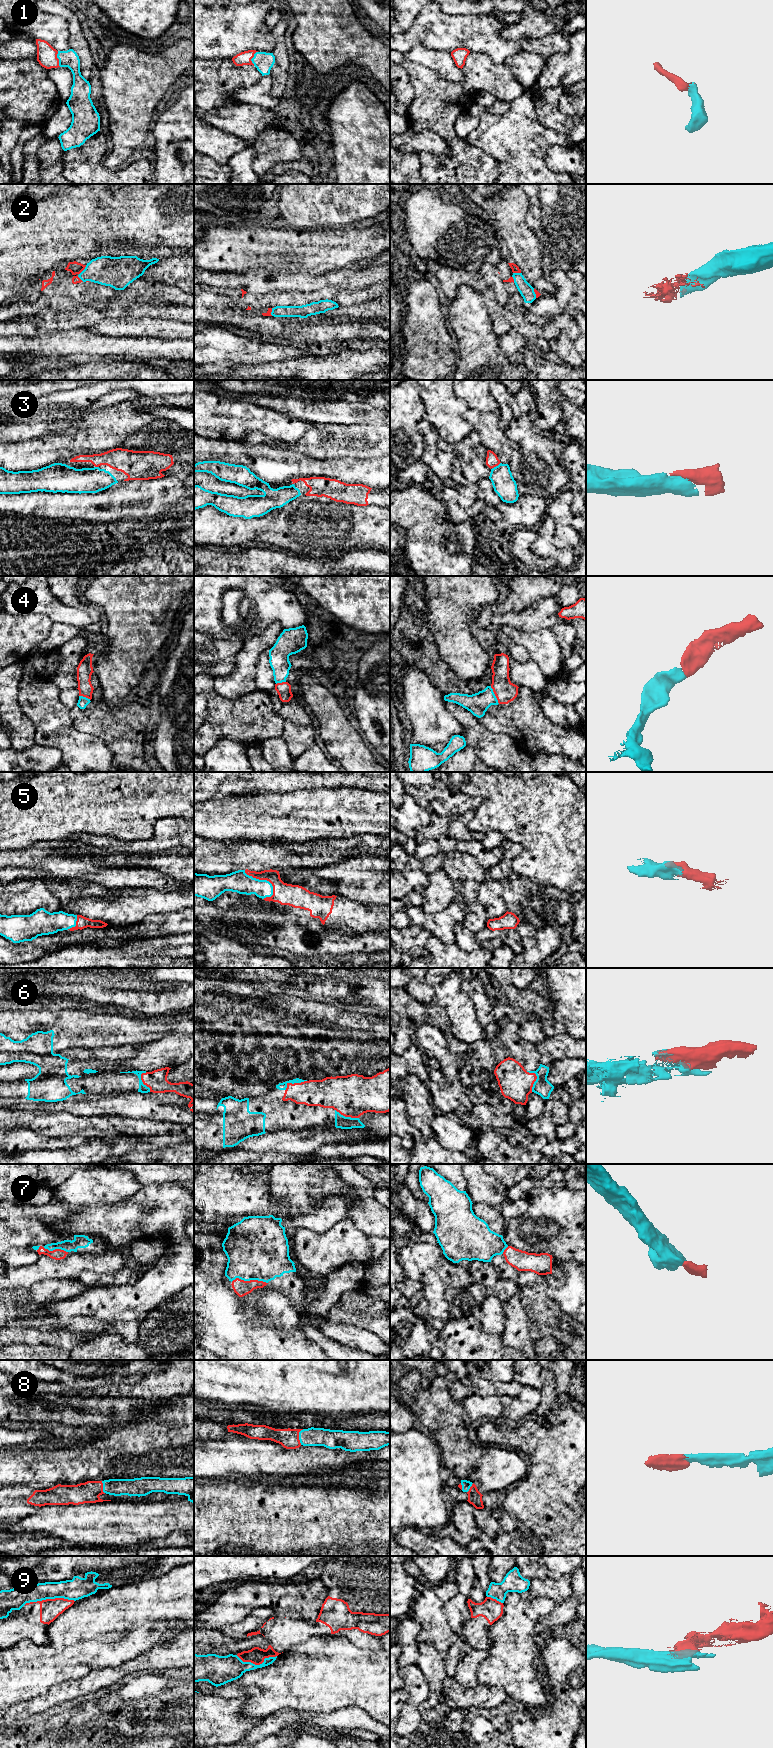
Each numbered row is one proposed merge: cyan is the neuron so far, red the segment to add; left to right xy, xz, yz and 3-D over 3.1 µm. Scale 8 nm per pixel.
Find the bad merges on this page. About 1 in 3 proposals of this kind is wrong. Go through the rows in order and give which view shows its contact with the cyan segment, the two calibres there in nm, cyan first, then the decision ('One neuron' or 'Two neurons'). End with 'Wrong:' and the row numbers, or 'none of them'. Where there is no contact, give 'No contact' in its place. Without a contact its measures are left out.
1: Touches cyan in xy. Thickness 140 nm (cyan) against 160 nm. One neuron
2: Touches cyan in xy. Thickness 240 nm (cyan) against 100 nm. One neuron
3: Touches cyan in yz. Thickness 180 nm (cyan) against 100 nm. One neuron
4: Touches cyan in yz. Thickness 170 nm (cyan) against 170 nm. One neuron
5: Touches cyan in xz. Thickness 170 nm (cyan) against 180 nm. One neuron
6: Touches cyan in xz. Thickness 60 nm (cyan) against 220 nm. One neuron
7: Touches cyan in xz. Thickness 480 nm (cyan) against 120 nm. One neuron
8: Touches cyan in xz. Thickness 150 nm (cyan) against 160 nm. One neuron
9: Touches cyan in xy. Thickness 170 nm (cyan) against 170 nm. Two neurons
Wrong: 9

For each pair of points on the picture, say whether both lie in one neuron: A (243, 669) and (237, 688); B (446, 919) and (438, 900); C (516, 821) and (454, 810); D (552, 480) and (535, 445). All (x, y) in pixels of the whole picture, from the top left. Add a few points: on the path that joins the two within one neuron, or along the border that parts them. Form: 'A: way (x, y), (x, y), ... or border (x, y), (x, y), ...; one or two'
A: way (243, 674), (243, 678), (239, 683); one
B: border (452, 901), (433, 913), (420, 907); two
C: border (483, 799), (474, 811); two
D: way (543, 471), (535, 463), (535, 454); one

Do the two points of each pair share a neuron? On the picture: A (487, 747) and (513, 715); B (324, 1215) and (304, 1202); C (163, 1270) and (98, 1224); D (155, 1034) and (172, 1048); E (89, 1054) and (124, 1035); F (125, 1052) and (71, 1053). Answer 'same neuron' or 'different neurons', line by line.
A: different neurons
B: different neurons
C: different neurons
D: different neurons
E: different neurons
F: same neuron

